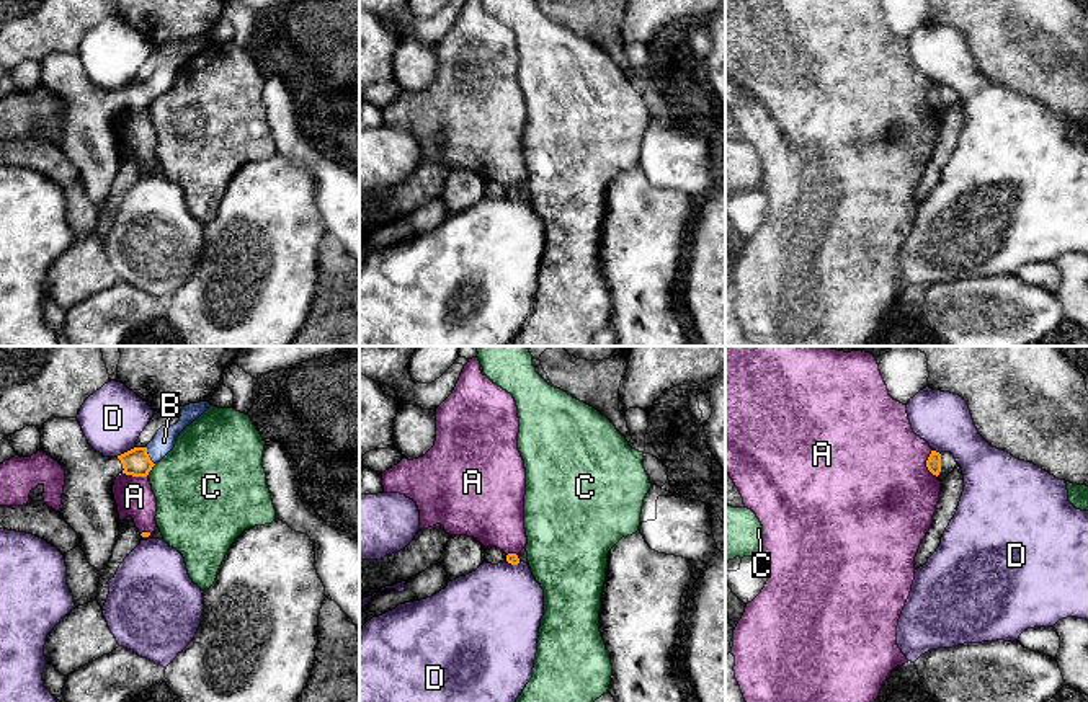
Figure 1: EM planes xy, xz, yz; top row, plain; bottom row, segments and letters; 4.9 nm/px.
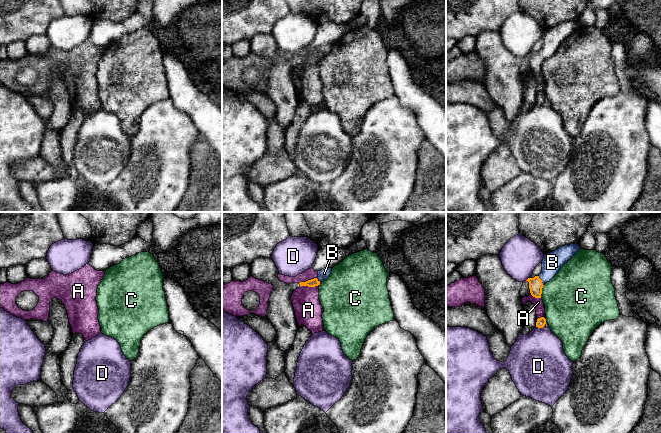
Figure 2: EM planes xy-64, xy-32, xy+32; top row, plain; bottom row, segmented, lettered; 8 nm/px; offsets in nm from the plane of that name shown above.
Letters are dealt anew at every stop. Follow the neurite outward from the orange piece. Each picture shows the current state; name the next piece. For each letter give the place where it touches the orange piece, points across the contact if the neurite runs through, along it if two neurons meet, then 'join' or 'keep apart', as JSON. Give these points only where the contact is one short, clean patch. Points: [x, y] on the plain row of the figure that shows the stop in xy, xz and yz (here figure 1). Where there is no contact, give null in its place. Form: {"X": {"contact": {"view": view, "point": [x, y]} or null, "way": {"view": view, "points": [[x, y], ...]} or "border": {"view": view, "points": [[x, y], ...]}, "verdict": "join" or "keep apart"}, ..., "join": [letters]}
{"A": {"contact": {"view": "yz", "point": [927, 98]}, "border": {"view": "yz", "points": [[931, 84], [927, 102], [936, 111]]}, "verdict": "keep apart"}, "B": {"contact": {"view": "xy", "point": [147, 90]}, "way": {"view": "xy", "points": [[136, 97], [147, 90], [164, 75]]}, "verdict": "join"}, "C": {"contact": {"view": "xy", "point": [151, 103]}, "border": {"view": "xy", "points": [[156, 98], [147, 108]]}, "verdict": "keep apart"}, "D": {"contact": {"view": "xy", "point": [124, 87]}, "verdict": "keep apart"}, "join": ["B"]}

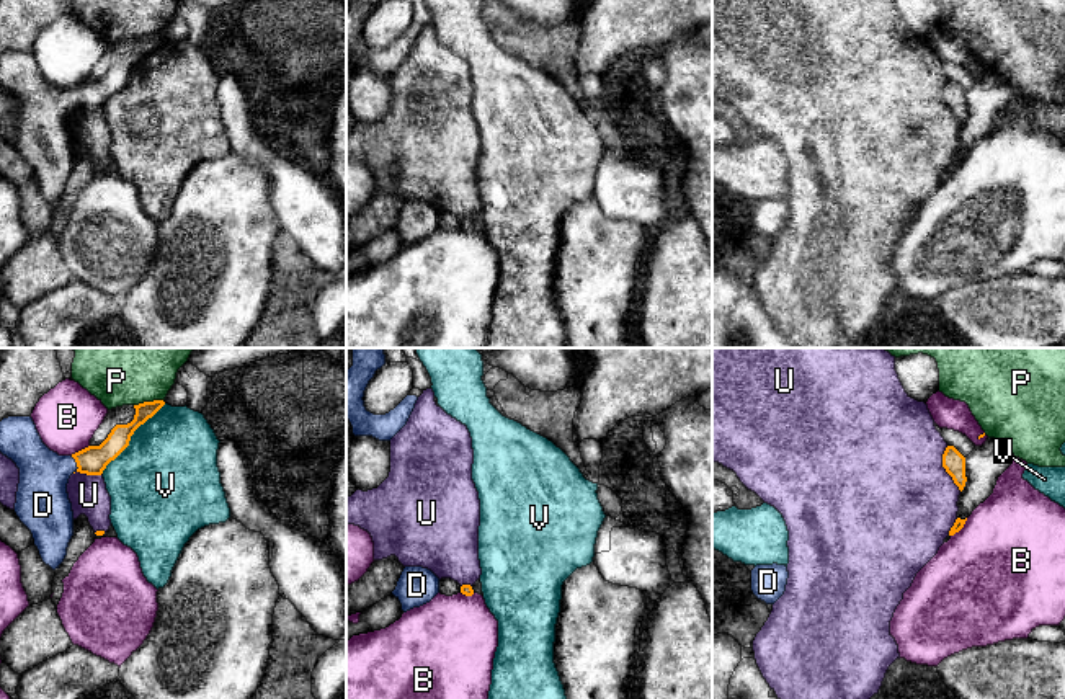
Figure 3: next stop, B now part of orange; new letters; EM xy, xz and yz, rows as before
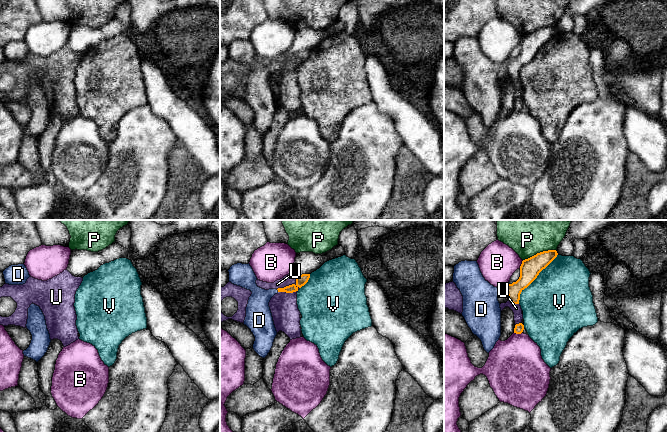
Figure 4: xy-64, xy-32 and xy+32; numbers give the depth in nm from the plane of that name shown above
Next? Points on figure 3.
{"B": {"contact": {"view": "yz", "point": [961, 162]}, "verdict": "keep apart"}, "D": {"contact": {"view": "xy", "point": [77, 98]}, "way": {"view": "xy", "points": [[93, 93], [77, 98], [44, 124], [43, 136]]}, "verdict": "join"}, "P": {"contact": {"view": "xy", "point": [147, 36]}, "border": {"view": "xy", "points": [[162, 33], [134, 40]]}, "verdict": "keep apart"}, "U": {"contact": {"view": "yz", "point": [944, 102]}, "border": {"view": "yz", "points": [[946, 80], [943, 102], [961, 124]]}, "verdict": "keep apart"}, "V": {"contact": {"view": "xy", "point": [131, 69]}, "verdict": "keep apart"}, "join": ["D"]}

